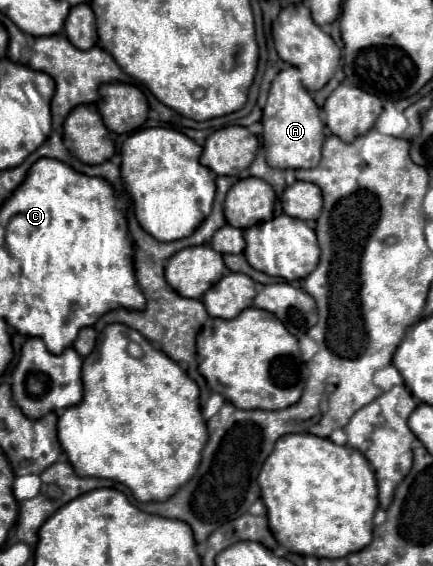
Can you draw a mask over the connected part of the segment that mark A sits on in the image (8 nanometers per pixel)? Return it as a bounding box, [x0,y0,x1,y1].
[263,67,325,169]

